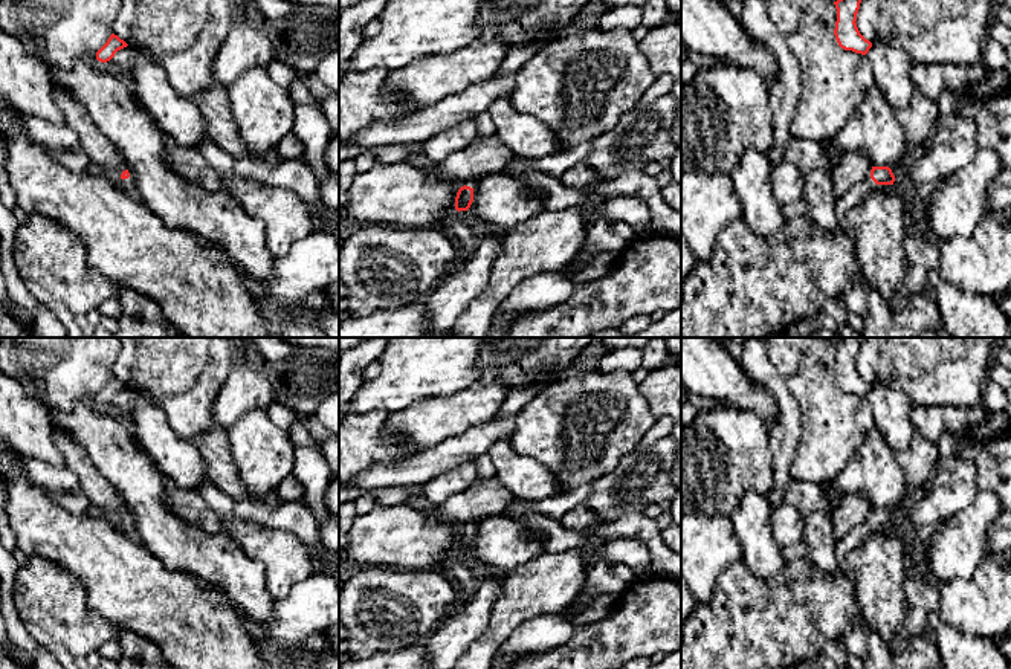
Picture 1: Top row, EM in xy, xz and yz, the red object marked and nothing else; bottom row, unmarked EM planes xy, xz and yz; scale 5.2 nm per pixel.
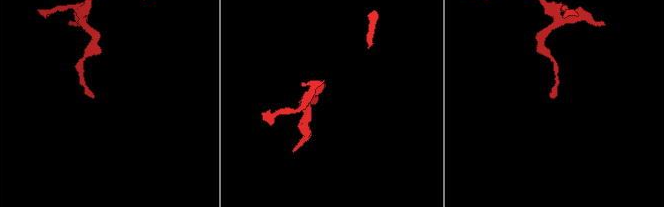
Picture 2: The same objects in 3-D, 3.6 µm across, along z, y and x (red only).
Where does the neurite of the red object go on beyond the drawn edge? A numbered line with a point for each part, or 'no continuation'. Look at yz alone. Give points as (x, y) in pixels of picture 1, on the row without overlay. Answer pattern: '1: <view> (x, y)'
1: yz (859, 535)

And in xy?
1: xy (129, 527)

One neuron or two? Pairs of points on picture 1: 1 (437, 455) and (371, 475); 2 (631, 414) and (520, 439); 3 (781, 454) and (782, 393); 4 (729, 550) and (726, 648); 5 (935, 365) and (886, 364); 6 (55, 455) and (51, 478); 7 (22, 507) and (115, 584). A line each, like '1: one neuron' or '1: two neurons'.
1: one neuron
2: one neuron
3: one neuron
4: two neurons
5: one neuron
6: two neurons
7: one neuron

